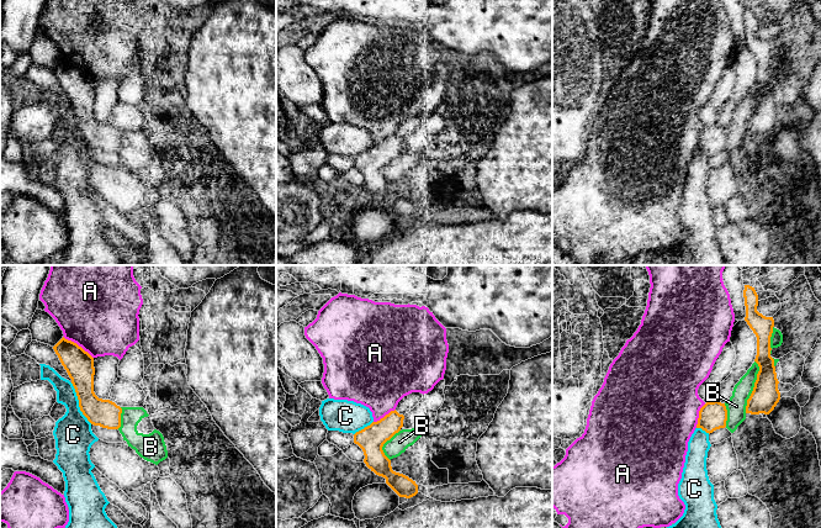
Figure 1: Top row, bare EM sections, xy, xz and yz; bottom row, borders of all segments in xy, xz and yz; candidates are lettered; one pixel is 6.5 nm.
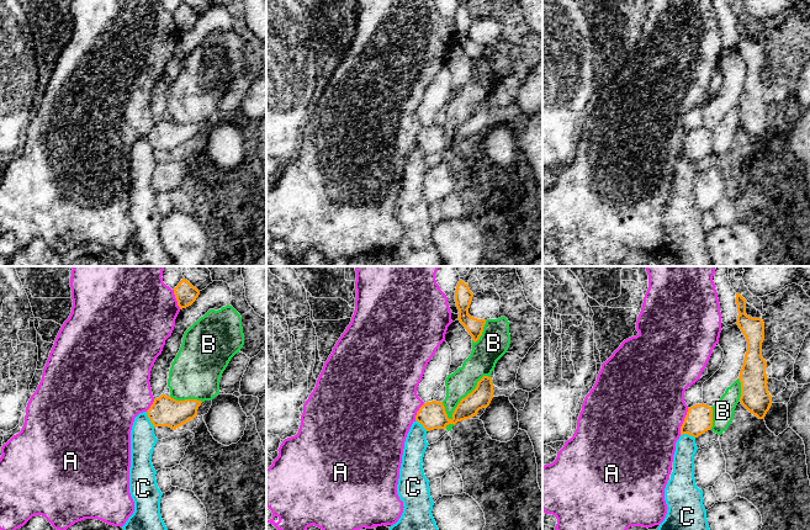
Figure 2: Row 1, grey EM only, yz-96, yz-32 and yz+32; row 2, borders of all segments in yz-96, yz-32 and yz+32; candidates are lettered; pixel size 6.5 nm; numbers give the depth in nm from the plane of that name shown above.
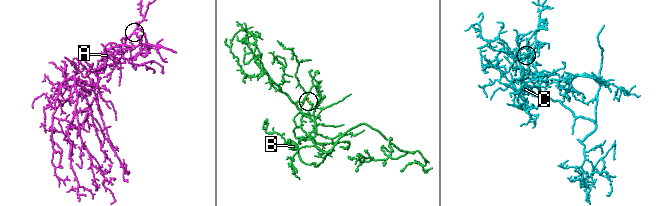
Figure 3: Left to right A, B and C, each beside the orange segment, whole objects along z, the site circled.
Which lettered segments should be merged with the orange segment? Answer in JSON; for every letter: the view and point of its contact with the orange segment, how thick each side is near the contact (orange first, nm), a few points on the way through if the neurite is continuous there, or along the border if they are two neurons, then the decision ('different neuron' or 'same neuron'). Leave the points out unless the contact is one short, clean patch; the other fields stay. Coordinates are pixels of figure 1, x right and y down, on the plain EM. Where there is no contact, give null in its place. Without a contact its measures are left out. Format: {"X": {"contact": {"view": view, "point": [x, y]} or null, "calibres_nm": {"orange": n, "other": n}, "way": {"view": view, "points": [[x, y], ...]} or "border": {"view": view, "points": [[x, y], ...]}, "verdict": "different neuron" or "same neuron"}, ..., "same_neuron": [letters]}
{"A": {"contact": {"view": "xy", "point": [77, 68]}, "calibres_nm": {"orange": 190, "other": 480}, "verdict": "same neuron"}, "B": {"contact": {"view": "yz", "point": [755, 110]}, "calibres_nm": {"orange": 180, "other": 130}, "verdict": "different neuron"}, "C": {"contact": {"view": "xy", "point": [79, 127]}, "calibres_nm": {"orange": 190, "other": 240}, "verdict": "different neuron"}, "same_neuron": ["A"]}

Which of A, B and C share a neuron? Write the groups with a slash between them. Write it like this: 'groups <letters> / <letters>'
groups A / B / C

